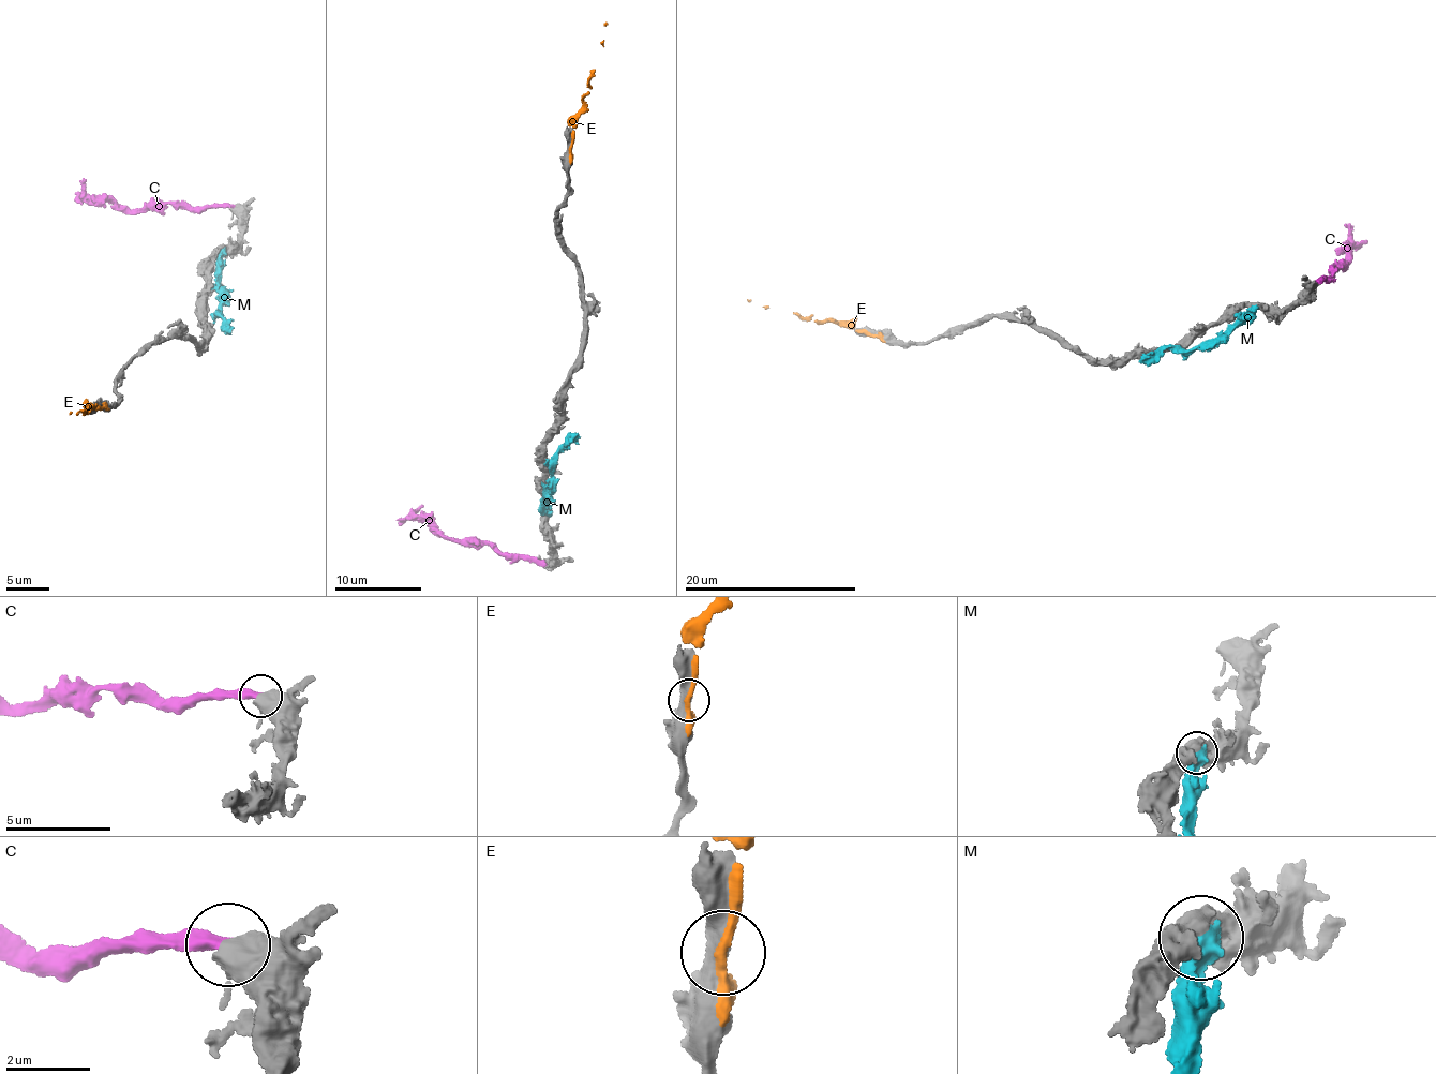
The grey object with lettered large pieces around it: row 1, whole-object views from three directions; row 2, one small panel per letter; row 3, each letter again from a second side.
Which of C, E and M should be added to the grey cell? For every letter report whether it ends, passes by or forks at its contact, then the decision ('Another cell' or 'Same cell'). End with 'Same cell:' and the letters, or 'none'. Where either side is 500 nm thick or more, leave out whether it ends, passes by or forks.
C: It ends there. Same cell
E: It passes by. Another cell
M: Another cell
Same cell: C

